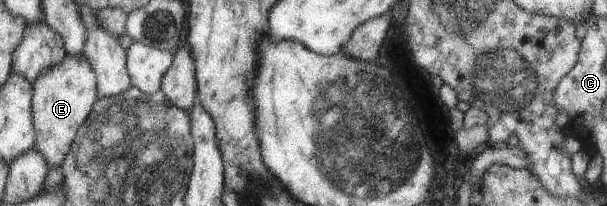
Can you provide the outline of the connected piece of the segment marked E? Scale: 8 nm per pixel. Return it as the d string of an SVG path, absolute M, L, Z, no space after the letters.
M68 55L55 69L44 73L34 83L33 117L37 132L37 151L51 168L65 163L76 137L84 123L91 117L94 105L99 101L98 79L86 57Z

